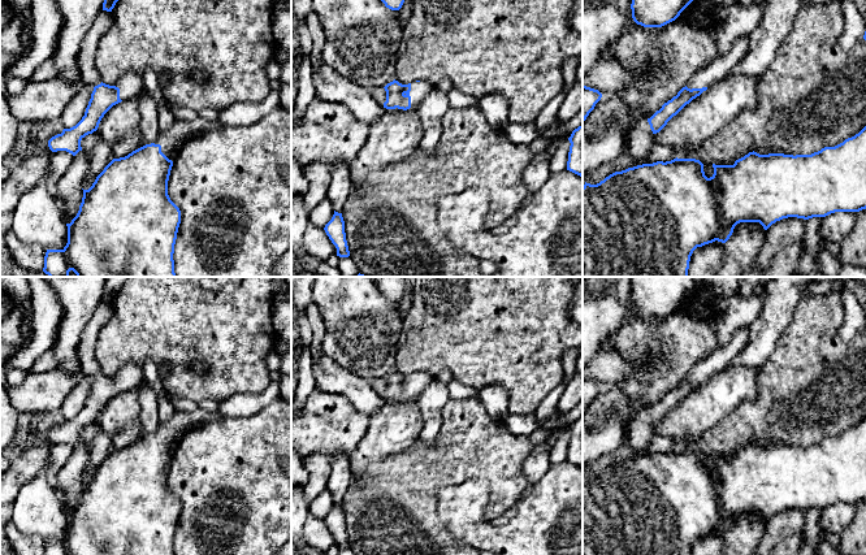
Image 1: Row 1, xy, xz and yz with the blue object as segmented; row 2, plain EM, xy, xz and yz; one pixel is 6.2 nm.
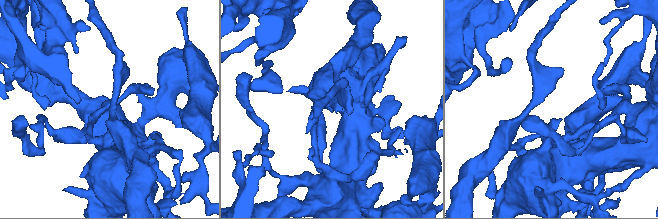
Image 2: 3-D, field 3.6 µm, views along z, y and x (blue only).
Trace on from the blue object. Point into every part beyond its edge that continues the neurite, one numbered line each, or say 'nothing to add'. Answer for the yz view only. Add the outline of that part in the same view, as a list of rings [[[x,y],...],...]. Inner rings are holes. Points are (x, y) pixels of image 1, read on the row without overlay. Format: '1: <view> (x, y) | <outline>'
1: yz (722, 358) | [[[749,326],[740,328],[726,346],[718,347],[710,355],[697,361],[689,370],[687,378],[690,381],[702,378],[709,380],[715,373],[729,368],[733,360],[746,347],[749,334]]]

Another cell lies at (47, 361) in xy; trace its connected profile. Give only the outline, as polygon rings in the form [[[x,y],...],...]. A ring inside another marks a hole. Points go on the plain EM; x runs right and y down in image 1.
[[[51,351],[39,356],[26,373],[43,373],[57,369],[57,360]]]

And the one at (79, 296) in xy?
[[[43,277],[43,279],[52,287],[62,307],[62,318],[51,352],[57,360],[57,369],[73,374],[77,386],[83,377],[78,344],[83,329],[103,302],[107,277]]]

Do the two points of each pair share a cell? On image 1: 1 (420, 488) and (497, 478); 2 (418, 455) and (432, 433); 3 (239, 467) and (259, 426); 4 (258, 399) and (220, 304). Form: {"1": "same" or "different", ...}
{"1": "same", "2": "different", "3": "same", "4": "different"}

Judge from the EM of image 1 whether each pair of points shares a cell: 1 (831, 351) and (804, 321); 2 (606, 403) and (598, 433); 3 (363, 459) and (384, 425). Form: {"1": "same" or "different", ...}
{"1": "same", "2": "same", "3": "same"}

